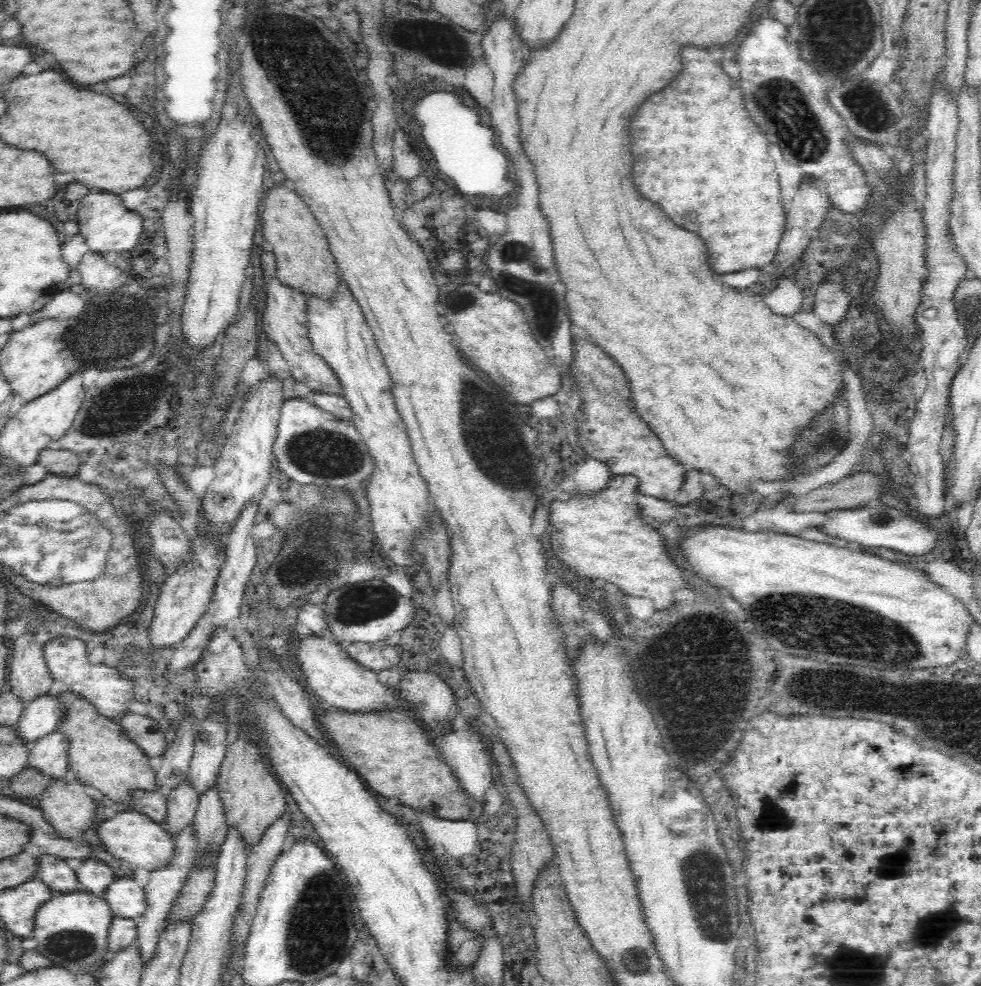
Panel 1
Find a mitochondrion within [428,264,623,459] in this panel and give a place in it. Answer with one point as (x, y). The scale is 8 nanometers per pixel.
(462, 301)

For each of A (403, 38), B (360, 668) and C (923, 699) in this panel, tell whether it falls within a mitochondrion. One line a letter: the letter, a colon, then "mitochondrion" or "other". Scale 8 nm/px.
A: other
B: other
C: other

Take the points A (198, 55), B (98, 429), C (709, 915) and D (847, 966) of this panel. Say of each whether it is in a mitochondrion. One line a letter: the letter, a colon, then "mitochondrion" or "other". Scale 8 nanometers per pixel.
A: other
B: mitochondrion
C: mitochondrion
D: mitochondrion

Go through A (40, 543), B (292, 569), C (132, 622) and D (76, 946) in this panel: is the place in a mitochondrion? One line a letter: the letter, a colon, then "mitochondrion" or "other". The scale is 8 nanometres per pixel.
A: mitochondrion
B: mitochondrion
C: other
D: mitochondrion

